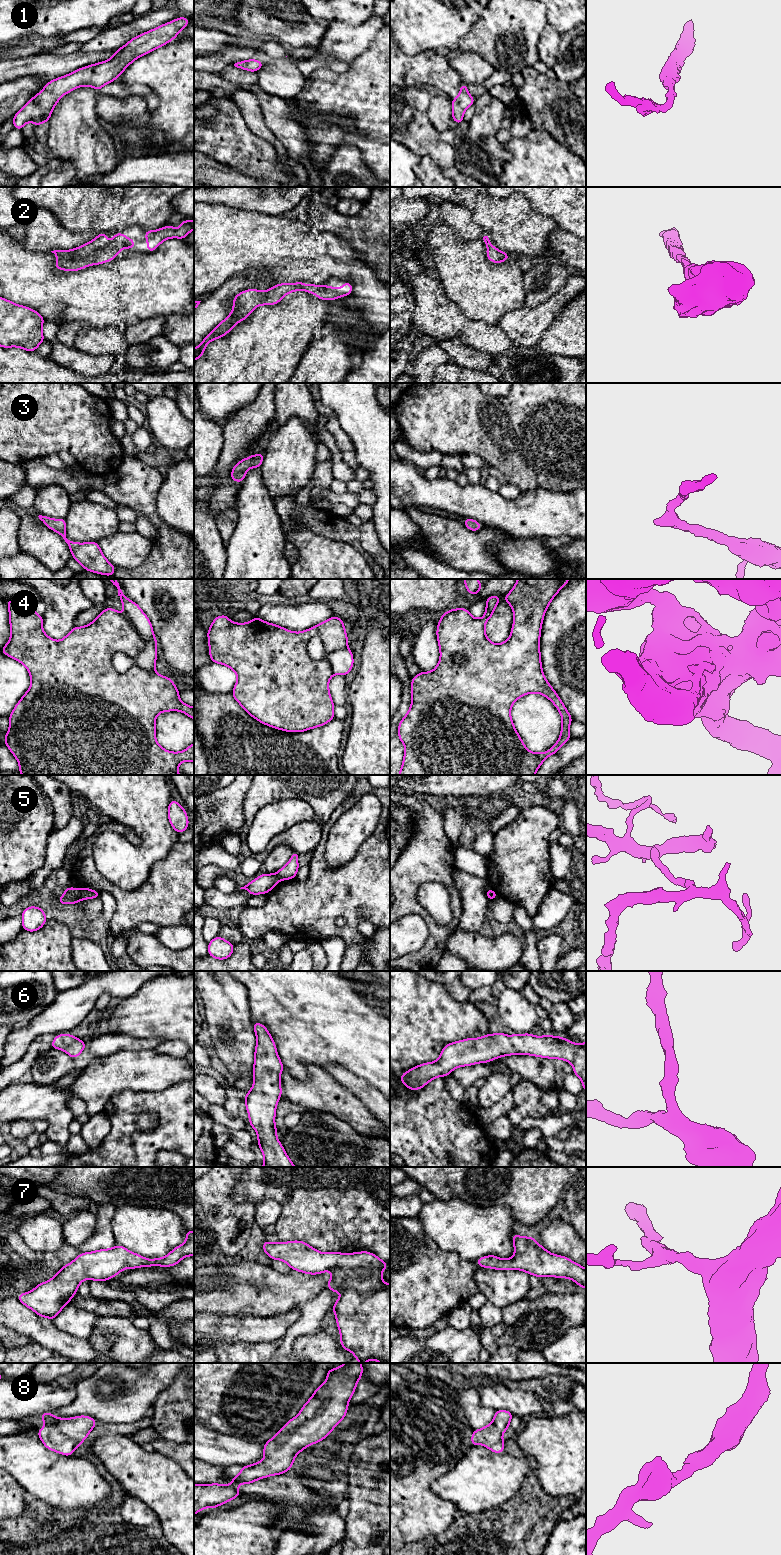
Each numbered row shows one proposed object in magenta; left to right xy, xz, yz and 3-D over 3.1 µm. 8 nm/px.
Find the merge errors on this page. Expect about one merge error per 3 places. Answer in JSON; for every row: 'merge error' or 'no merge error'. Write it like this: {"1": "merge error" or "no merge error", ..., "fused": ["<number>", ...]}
{"1": "no merge error", "2": "no merge error", "3": "no merge error", "4": "merge error", "5": "merge error", "6": "no merge error", "7": "no merge error", "8": "no merge error", "fused": ["4", "5"]}

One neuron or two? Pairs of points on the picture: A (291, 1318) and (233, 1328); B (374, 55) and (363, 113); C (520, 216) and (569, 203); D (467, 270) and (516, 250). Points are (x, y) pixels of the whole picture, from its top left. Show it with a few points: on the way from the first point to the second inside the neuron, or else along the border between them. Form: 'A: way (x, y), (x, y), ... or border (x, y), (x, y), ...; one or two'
A: way (277, 1325), (273, 1328), (247, 1328); one
B: way (374, 69), (374, 99); one
C: border (526, 197), (539, 212), (551, 217), (558, 224); two
D: border (511, 256), (516, 258); two

